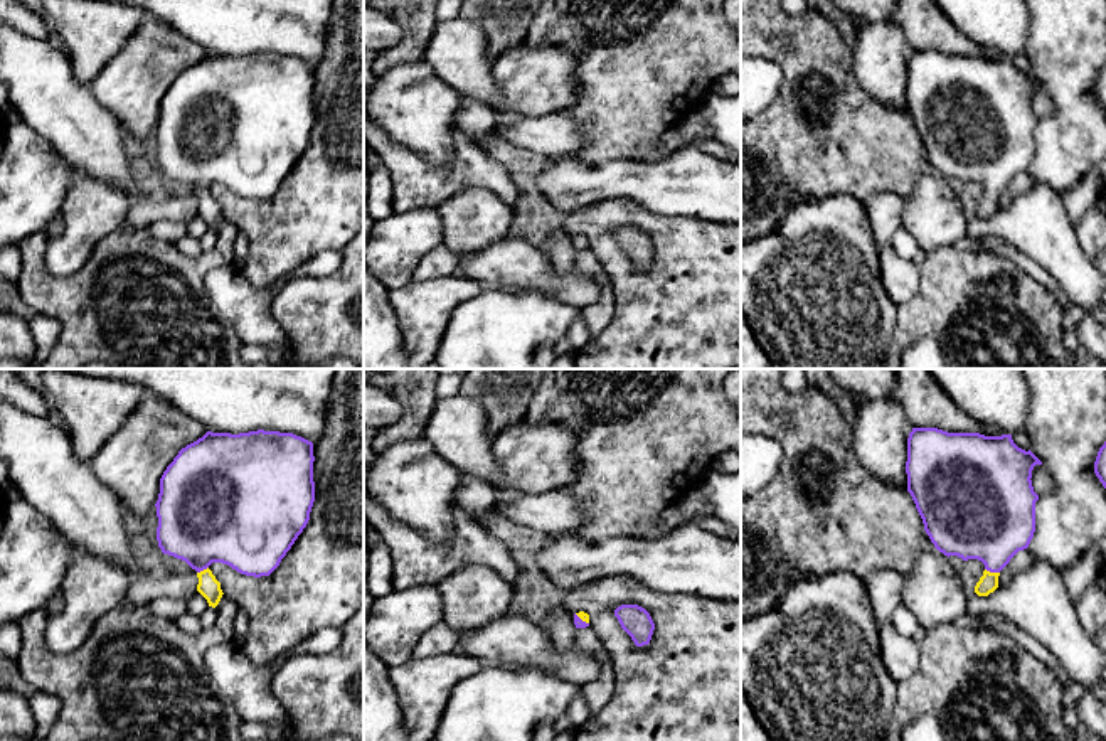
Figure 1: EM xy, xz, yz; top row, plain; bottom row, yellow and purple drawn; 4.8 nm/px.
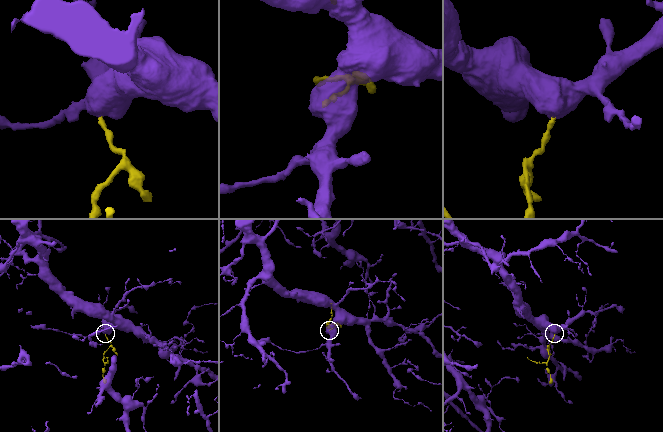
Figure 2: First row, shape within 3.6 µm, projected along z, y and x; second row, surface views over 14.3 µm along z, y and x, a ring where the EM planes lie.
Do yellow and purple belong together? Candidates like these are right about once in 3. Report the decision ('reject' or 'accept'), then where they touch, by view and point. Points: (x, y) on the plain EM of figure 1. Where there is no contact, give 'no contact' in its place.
accept | yz (992, 196)

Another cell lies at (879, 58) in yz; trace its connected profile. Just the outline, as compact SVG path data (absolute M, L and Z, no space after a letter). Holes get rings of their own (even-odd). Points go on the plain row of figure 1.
M892 19L857 27L850 64L865 93L907 113L906 84L911 54L911 44Z

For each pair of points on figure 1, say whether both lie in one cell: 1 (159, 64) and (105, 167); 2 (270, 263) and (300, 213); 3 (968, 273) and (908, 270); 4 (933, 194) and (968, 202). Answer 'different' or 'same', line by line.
1: different
2: same
3: different
4: different

